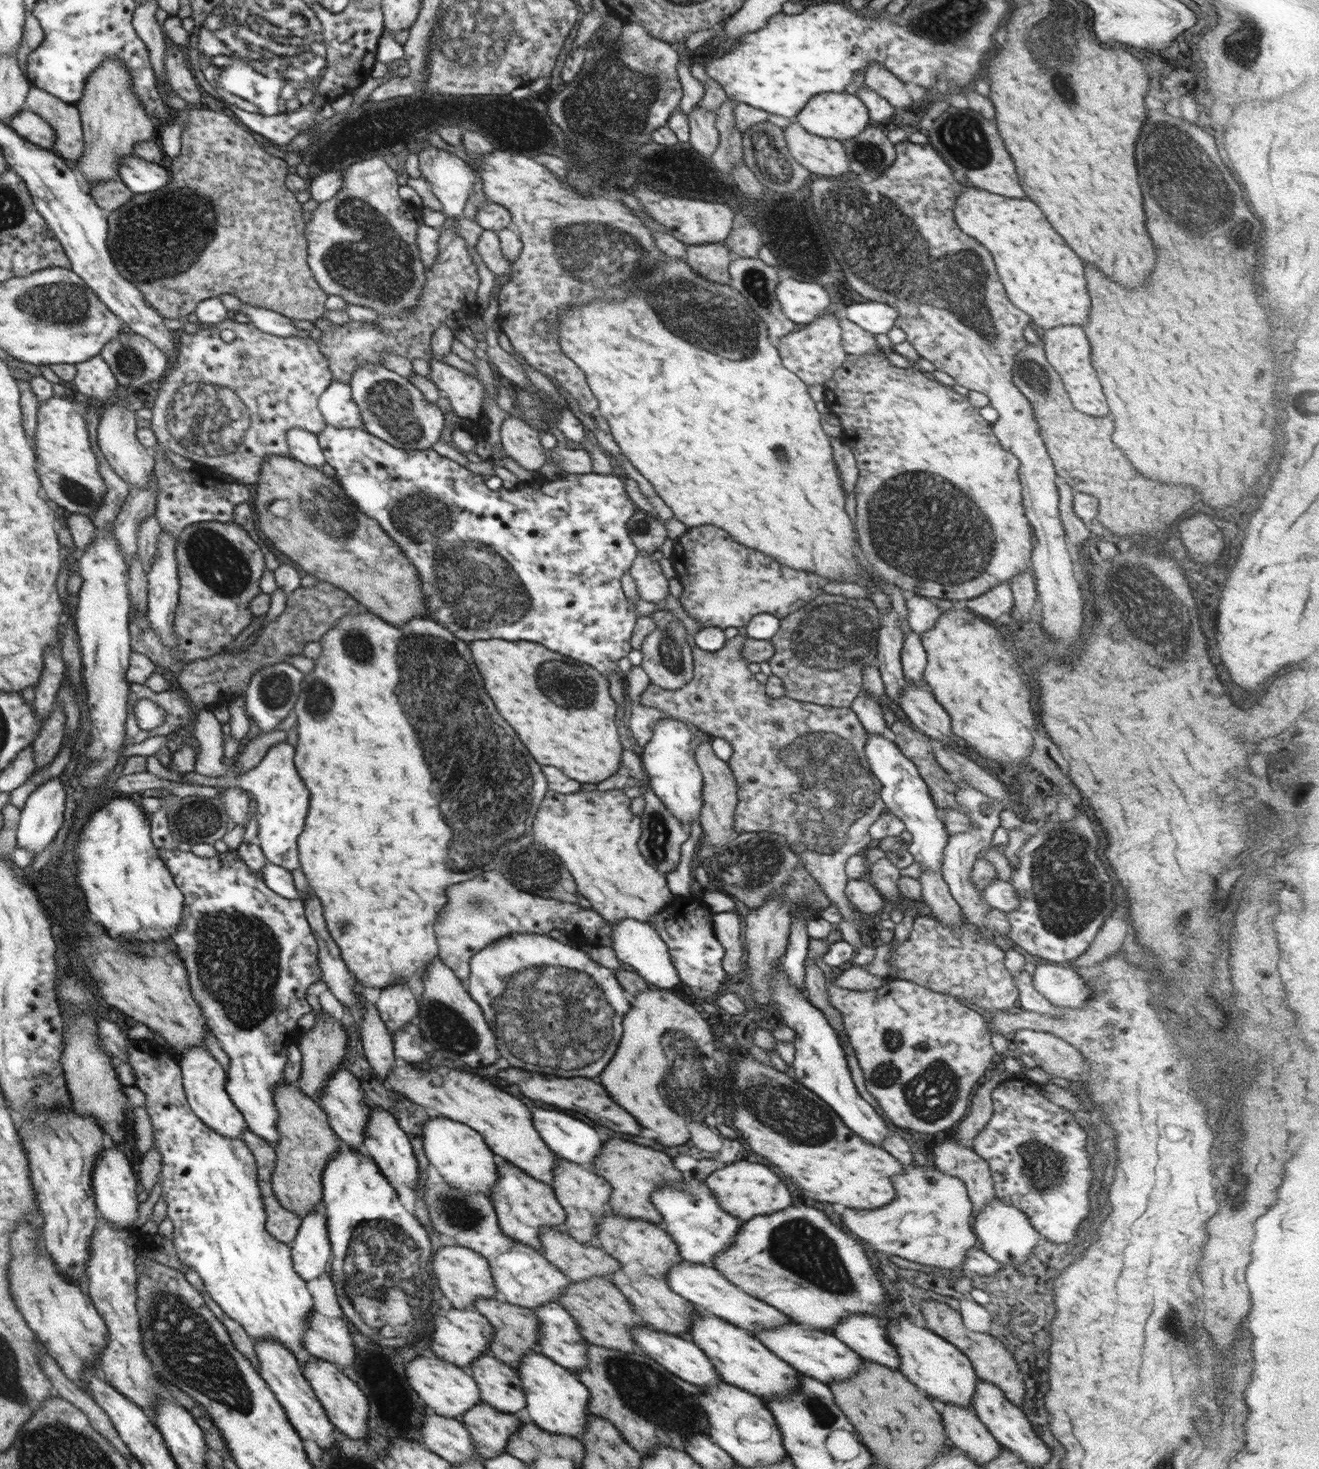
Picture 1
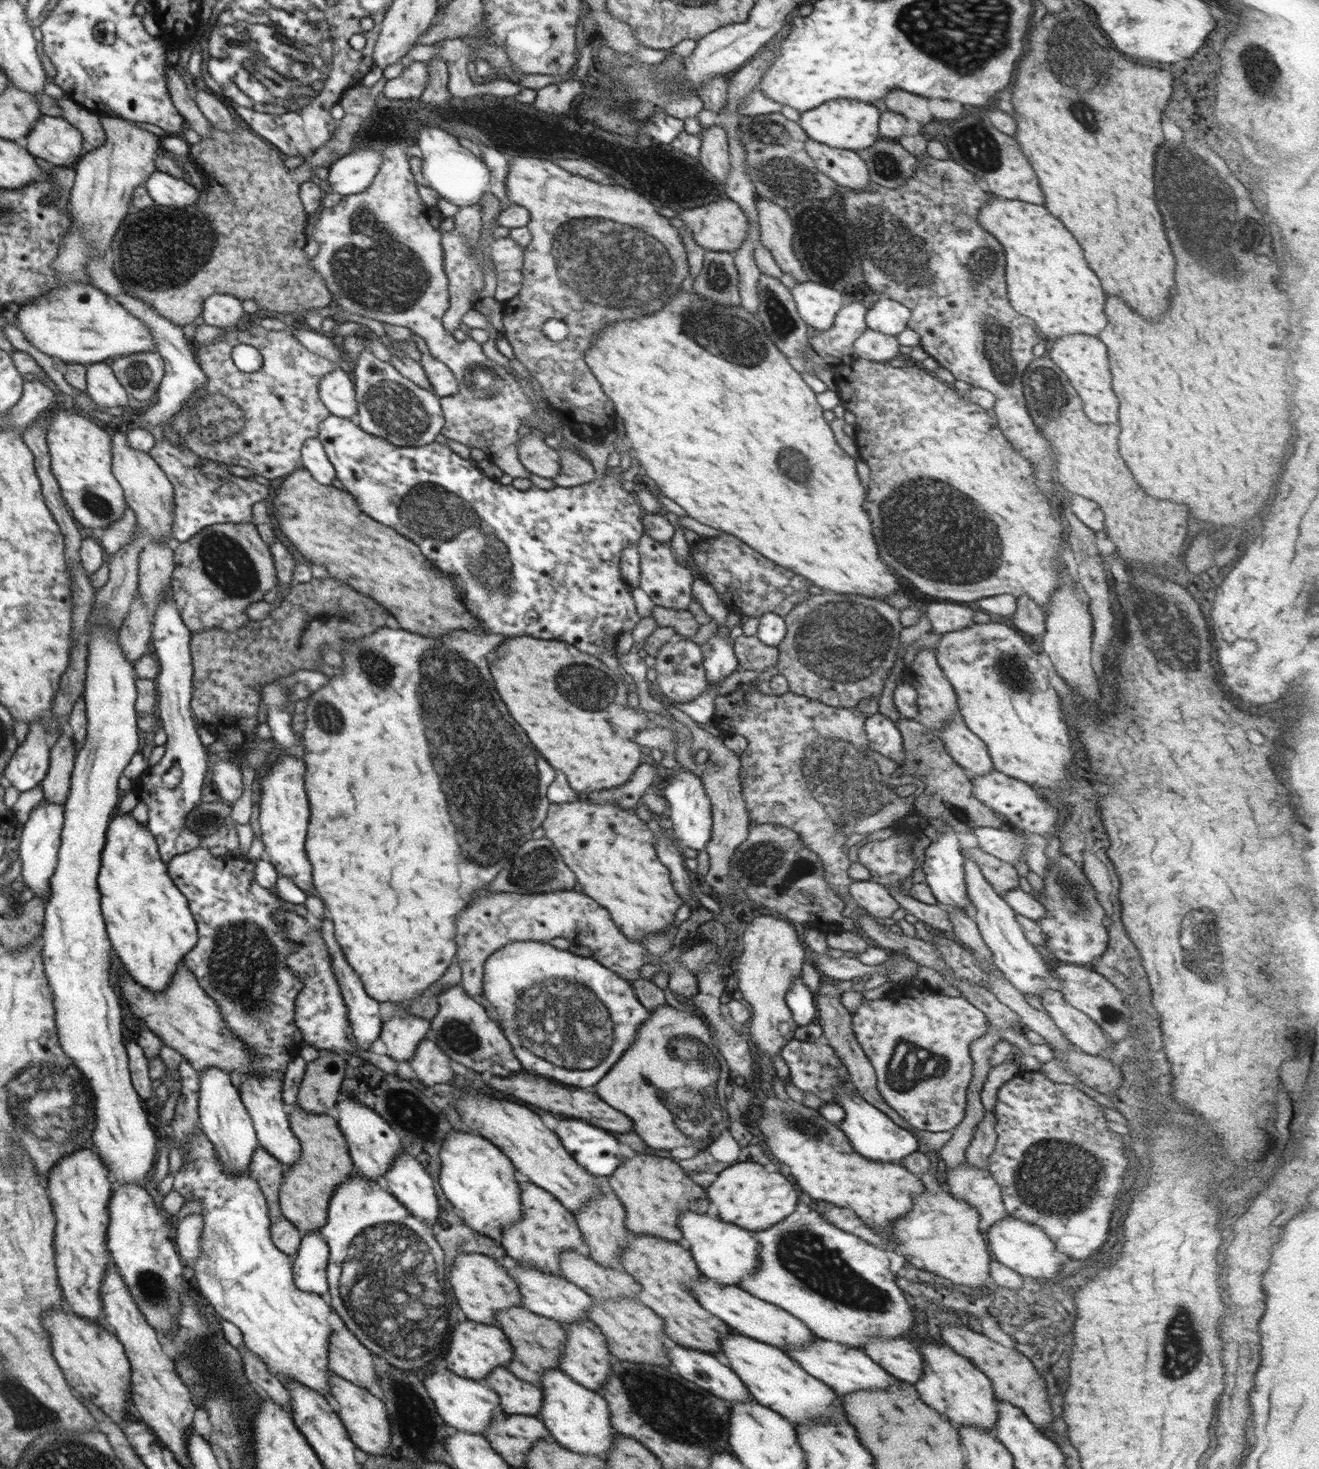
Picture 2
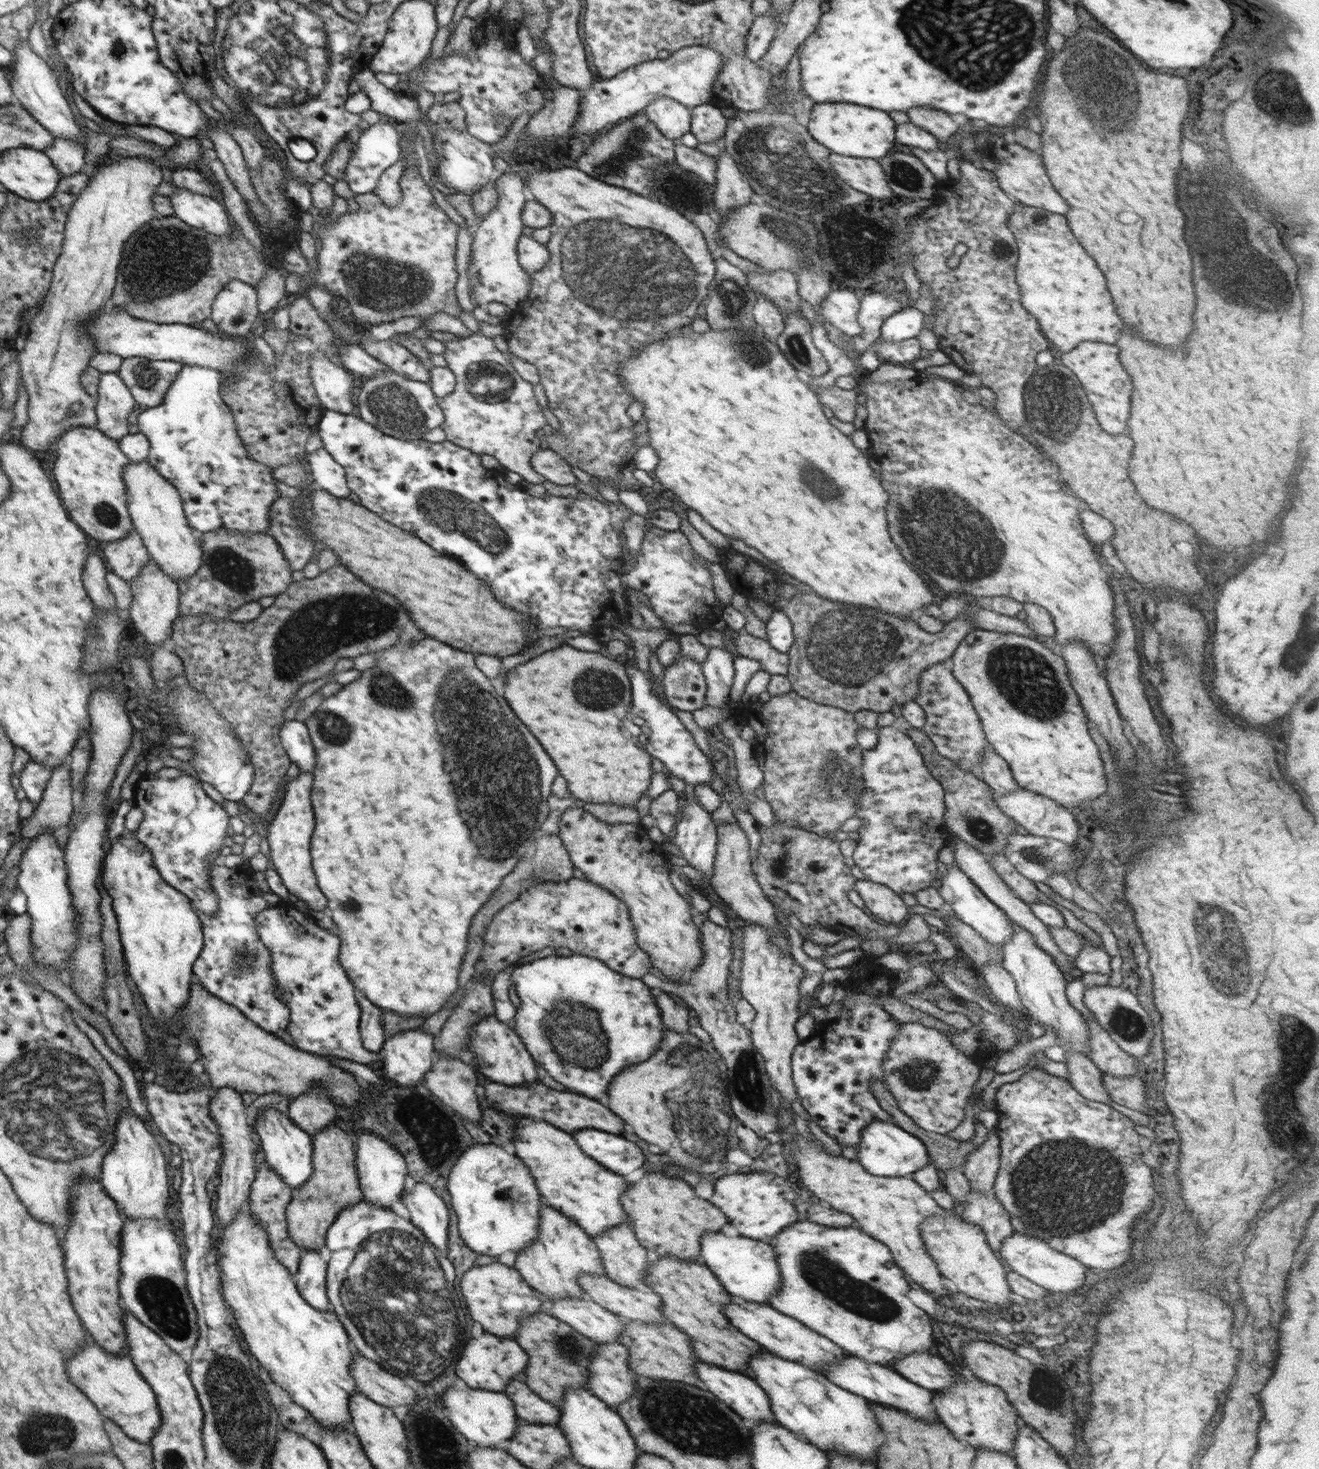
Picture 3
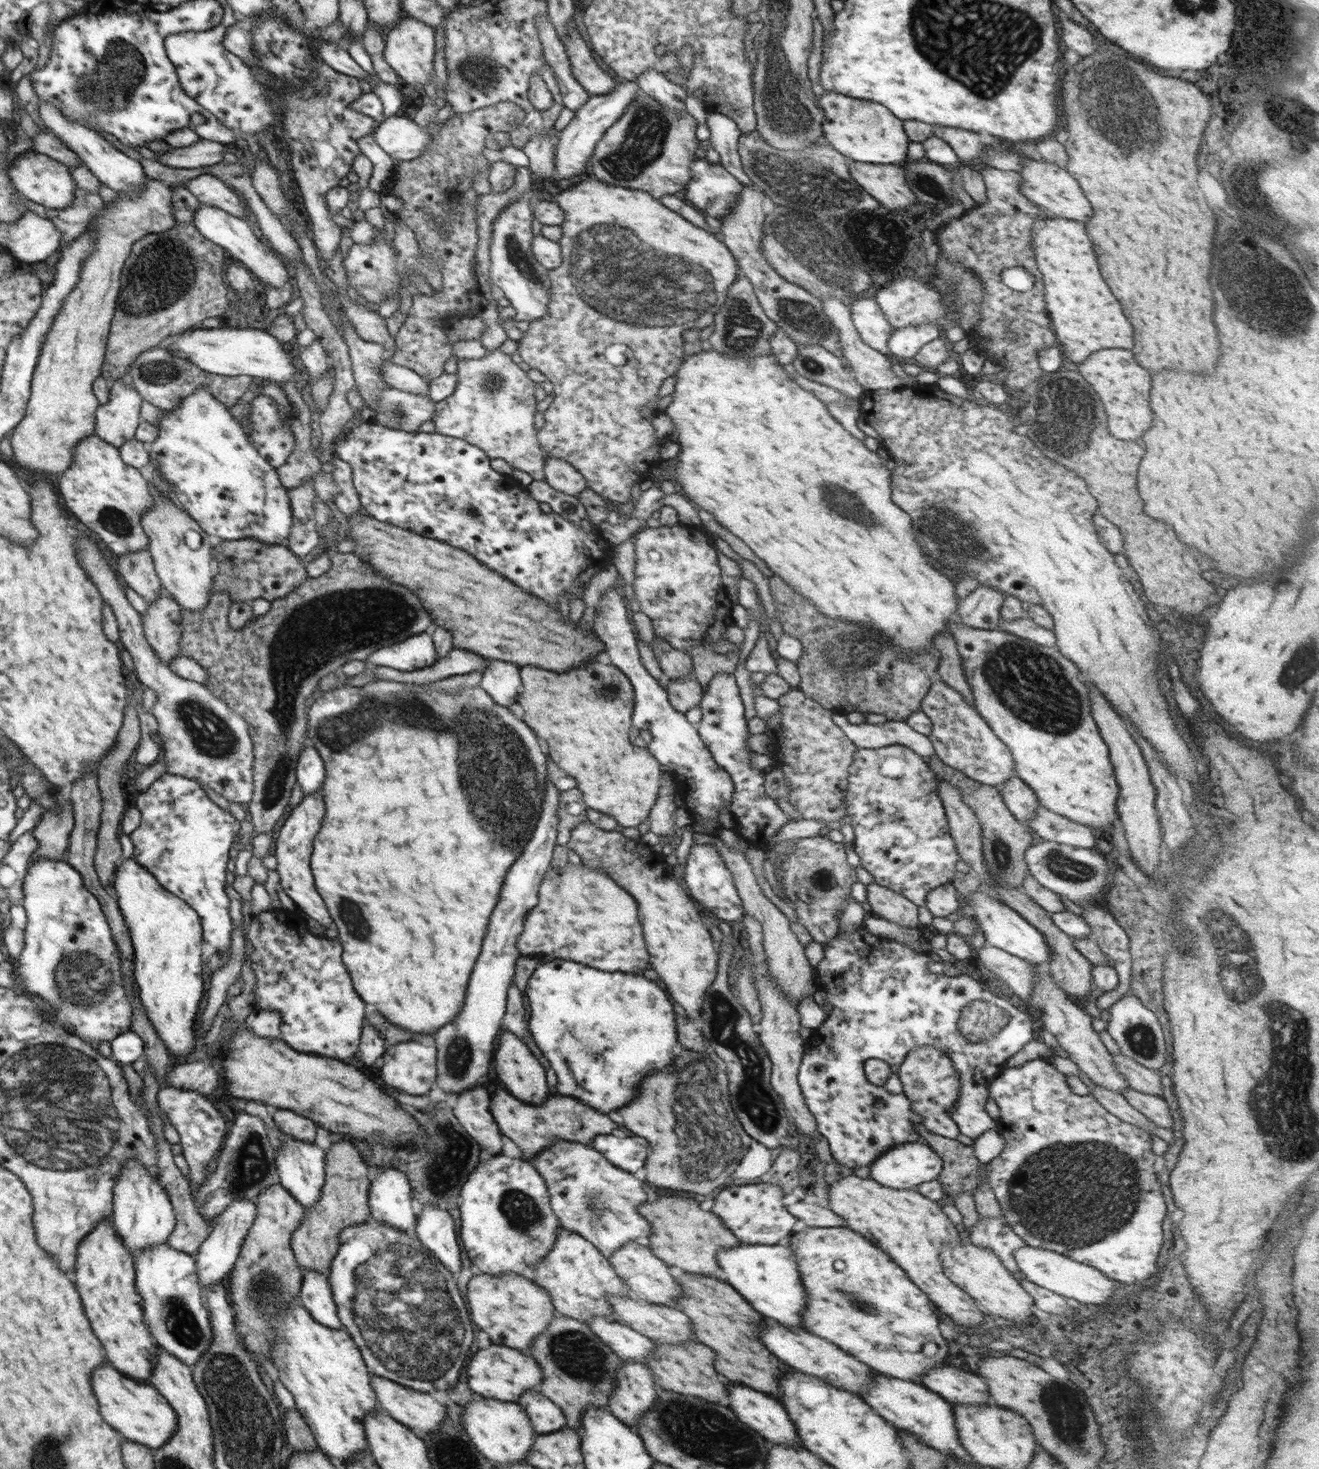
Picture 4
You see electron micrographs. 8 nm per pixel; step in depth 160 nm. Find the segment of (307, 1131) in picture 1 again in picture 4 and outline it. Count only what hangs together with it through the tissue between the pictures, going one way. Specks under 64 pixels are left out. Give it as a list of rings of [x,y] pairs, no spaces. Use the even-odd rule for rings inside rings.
[[[350,1141],[332,1143],[325,1154],[325,1183],[321,1197],[312,1208],[306,1208],[304,1220],[292,1234],[292,1250],[302,1272],[330,1272],[332,1259],[338,1254],[340,1232],[350,1226],[364,1224],[371,1218],[368,1191],[371,1183],[368,1166]]]

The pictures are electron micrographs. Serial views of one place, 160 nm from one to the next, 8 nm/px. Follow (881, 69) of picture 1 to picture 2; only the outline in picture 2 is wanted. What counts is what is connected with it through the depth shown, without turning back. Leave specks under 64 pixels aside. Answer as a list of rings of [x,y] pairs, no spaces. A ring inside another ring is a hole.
[[[891,88],[885,96],[884,104],[891,111],[903,114],[906,119],[916,120],[922,125],[933,119],[925,96],[918,96],[901,88]]]

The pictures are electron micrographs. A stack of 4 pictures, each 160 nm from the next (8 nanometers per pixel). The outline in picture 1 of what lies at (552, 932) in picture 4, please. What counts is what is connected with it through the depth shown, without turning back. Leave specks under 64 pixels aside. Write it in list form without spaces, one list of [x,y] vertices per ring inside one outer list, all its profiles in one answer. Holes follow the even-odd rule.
[[[494,870],[492,872],[482,872],[482,876],[476,876],[472,880],[450,886],[446,890],[446,896],[448,896],[448,902],[438,912],[438,922],[434,924],[434,934],[436,934],[436,942],[438,942],[438,956],[466,985],[470,974],[469,960],[472,955],[479,953],[487,944],[501,936],[523,932],[548,935],[551,930],[565,930],[566,932],[574,930],[578,939],[583,939],[589,944],[598,945],[600,948],[611,947],[611,930],[613,926],[586,903],[572,904],[571,902],[546,899],[522,892],[509,880],[506,880],[500,872],[494,872]]]

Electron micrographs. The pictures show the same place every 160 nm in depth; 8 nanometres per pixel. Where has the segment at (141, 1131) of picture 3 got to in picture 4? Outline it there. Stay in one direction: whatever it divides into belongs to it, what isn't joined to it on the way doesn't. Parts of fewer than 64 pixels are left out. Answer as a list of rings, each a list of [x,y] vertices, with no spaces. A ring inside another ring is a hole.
[[[129,1158],[125,1167],[120,1169],[113,1186],[114,1214],[111,1220],[116,1230],[116,1236],[124,1242],[133,1258],[142,1249],[156,1248],[162,1244],[168,1245],[168,1236],[176,1227],[176,1215],[171,1200],[159,1177],[155,1177],[139,1160]]]

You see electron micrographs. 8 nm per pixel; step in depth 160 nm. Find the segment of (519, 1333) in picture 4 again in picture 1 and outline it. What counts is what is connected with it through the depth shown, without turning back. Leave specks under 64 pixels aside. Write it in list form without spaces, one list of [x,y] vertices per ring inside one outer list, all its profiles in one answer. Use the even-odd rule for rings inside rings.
[[[442,1246],[431,1256],[432,1269],[438,1281],[438,1286],[444,1296],[450,1300],[452,1306],[457,1309],[475,1310],[473,1302],[482,1298],[499,1298],[494,1279],[492,1279],[491,1267],[486,1258],[478,1255],[474,1250],[462,1246]]]

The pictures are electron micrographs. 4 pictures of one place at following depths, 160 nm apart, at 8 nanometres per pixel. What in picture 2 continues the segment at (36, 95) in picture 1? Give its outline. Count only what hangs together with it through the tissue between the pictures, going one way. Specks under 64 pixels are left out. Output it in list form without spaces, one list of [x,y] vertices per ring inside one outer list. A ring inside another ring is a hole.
[[[59,99],[55,102],[62,109],[61,116],[82,133],[84,153],[103,145],[105,132],[100,126],[100,119],[97,114],[86,110],[80,103],[72,99]]]

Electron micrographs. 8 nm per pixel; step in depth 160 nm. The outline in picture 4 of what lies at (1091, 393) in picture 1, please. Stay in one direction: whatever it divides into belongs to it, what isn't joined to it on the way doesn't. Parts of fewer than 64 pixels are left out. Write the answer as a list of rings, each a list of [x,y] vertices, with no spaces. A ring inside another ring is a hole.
[[[1104,348],[1100,352],[1092,352],[1090,360],[1078,364],[1078,372],[1100,396],[1108,416],[1108,430],[1112,436],[1120,440],[1138,440],[1150,428],[1150,374],[1134,360],[1130,350]]]

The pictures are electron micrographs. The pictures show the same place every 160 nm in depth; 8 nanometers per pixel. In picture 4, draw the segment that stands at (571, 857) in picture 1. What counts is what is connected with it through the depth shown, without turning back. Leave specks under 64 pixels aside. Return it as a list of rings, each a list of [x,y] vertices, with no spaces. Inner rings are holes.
[[[588,819],[576,824],[566,846],[578,854],[582,859],[582,864],[586,867],[602,869],[618,886],[636,899],[638,916],[642,920],[644,940],[649,952],[649,962],[657,970],[676,1004],[686,1011],[688,1018],[697,1021],[698,1012],[701,1014],[702,1004],[704,1004],[704,995],[707,994],[708,987],[716,978],[719,954],[714,948],[710,931],[700,910],[694,907],[694,900],[687,893],[682,882],[672,875],[665,856],[655,853],[650,845],[641,841],[636,842],[622,835],[621,832],[602,830]]]

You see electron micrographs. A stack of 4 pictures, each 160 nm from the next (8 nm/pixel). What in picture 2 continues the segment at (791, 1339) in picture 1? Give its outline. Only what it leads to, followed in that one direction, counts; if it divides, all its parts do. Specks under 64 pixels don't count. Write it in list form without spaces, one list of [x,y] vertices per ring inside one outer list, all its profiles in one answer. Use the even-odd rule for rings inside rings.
[[[816,1337],[808,1346],[802,1348],[792,1348],[786,1353],[792,1360],[800,1363],[800,1366],[810,1376],[814,1376],[827,1384],[836,1394],[844,1395],[848,1392],[861,1390],[876,1390],[876,1388],[893,1387],[896,1384],[896,1378],[886,1369],[882,1368],[877,1362],[861,1350],[848,1348],[844,1344],[839,1344],[831,1340],[824,1340]]]

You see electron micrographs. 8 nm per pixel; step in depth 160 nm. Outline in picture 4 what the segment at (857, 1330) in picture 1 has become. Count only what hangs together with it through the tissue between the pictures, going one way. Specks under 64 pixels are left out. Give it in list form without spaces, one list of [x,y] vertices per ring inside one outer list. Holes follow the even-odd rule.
[[[950,1366],[936,1367],[921,1376],[921,1384],[939,1394],[949,1403],[977,1405],[990,1403],[991,1394],[987,1384],[975,1371],[964,1372]]]

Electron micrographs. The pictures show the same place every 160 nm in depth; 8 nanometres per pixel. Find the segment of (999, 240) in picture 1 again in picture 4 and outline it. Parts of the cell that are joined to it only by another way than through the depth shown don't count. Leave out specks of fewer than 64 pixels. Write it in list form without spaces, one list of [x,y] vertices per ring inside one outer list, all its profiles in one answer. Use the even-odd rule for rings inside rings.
[[[1045,215],[1034,222],[1031,232],[1032,251],[1044,282],[1046,310],[1050,312],[1056,338],[1064,346],[1064,354],[1072,362],[1082,362],[1100,348],[1132,348],[1130,322],[1106,282],[1102,282],[1084,224]]]

